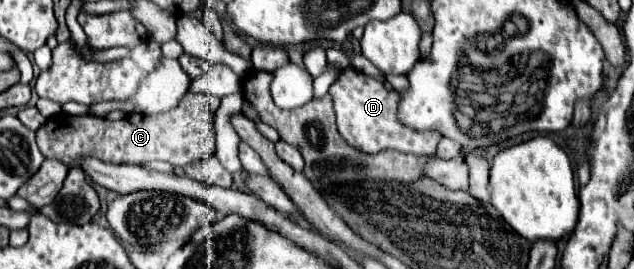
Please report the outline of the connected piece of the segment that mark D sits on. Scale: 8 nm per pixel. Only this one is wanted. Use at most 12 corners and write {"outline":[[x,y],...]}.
{"outline":[[347,67],[329,95],[339,135],[373,155],[435,153],[437,131],[397,119],[399,95]]}

